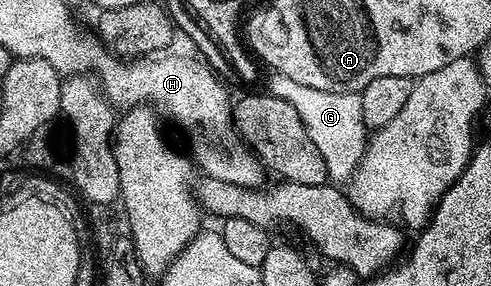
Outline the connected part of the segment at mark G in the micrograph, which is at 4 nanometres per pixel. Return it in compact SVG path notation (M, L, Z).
M272 73L269 78L267 92L278 99L286 99L286 103L290 103L294 111L298 111L310 139L314 139L314 147L322 151L322 159L326 159L329 182L351 181L370 136L362 119L362 99L359 93L317 91L315 87L302 87L302 83L294 83L294 79L281 73Z

